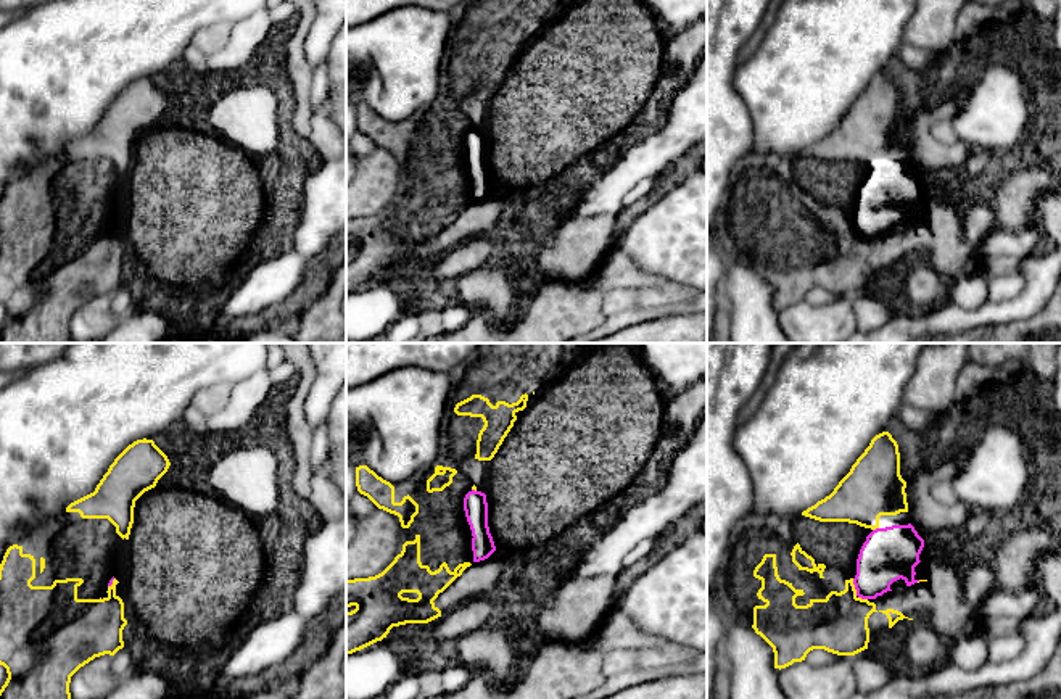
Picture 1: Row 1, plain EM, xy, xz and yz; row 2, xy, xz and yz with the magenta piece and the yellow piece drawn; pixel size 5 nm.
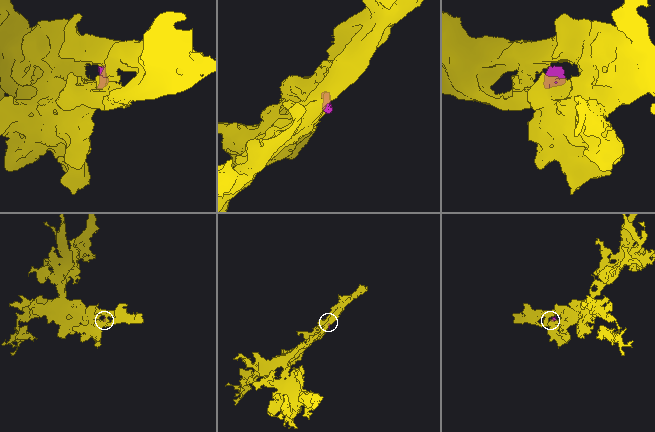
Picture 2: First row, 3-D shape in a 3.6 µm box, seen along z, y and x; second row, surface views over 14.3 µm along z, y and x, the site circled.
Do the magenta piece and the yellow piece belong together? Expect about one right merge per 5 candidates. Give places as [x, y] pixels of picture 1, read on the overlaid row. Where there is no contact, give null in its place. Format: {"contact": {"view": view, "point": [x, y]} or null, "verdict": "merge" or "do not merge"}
{"contact": {"view": "yz", "point": [857, 591]}, "verdict": "merge"}

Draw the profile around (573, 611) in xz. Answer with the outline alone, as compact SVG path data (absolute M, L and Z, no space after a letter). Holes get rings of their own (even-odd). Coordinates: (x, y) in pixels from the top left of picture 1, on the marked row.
M592 577L560 581L531 614L530 633L538 635L543 643L586 644L615 609L615 580L615 577Z

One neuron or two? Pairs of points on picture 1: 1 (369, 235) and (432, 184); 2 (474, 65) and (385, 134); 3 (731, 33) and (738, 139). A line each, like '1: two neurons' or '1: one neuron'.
1: one neuron
2: one neuron
3: one neuron

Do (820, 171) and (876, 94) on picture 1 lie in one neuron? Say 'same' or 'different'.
same

